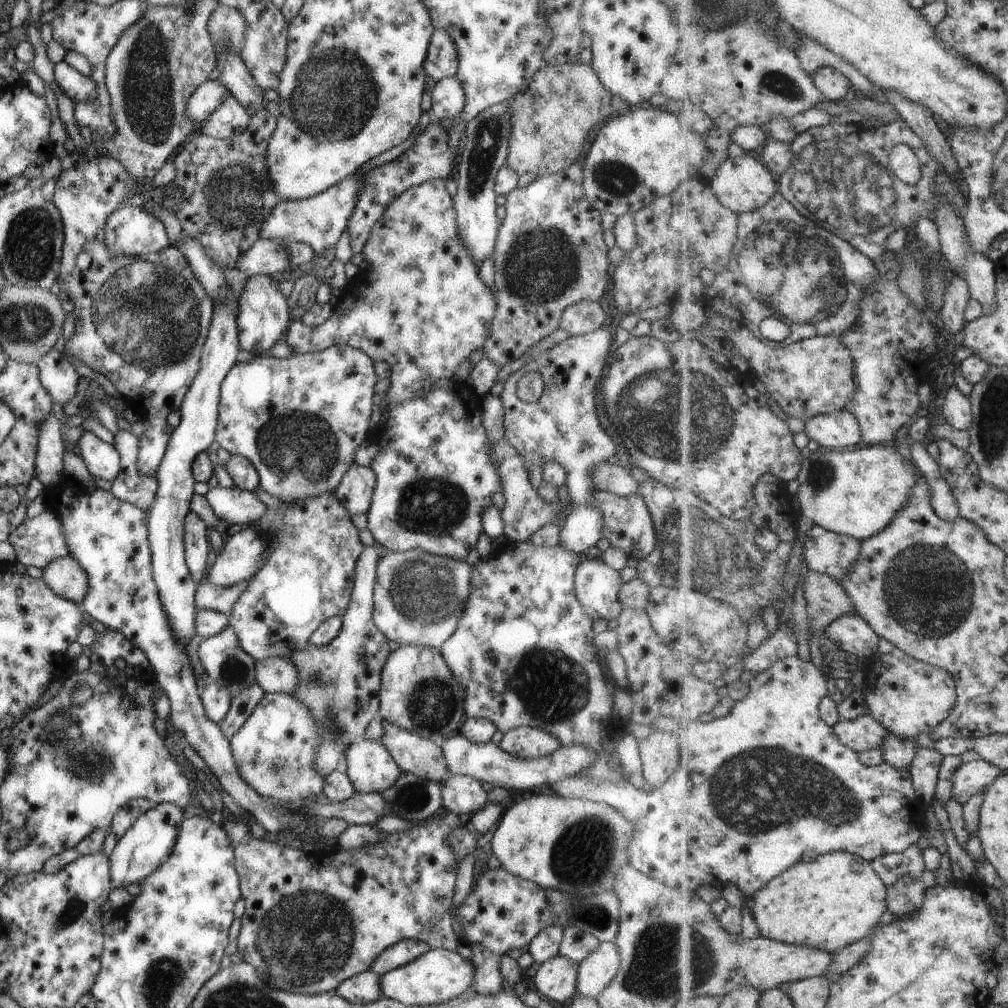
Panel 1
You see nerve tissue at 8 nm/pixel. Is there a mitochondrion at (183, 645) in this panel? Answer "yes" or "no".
no

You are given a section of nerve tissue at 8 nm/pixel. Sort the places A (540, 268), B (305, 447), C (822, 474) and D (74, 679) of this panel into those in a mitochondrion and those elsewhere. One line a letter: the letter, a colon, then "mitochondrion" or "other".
A: mitochondrion
B: mitochondrion
C: mitochondrion
D: other

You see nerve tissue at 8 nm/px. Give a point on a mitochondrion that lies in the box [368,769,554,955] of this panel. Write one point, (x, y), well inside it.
(412, 796)

